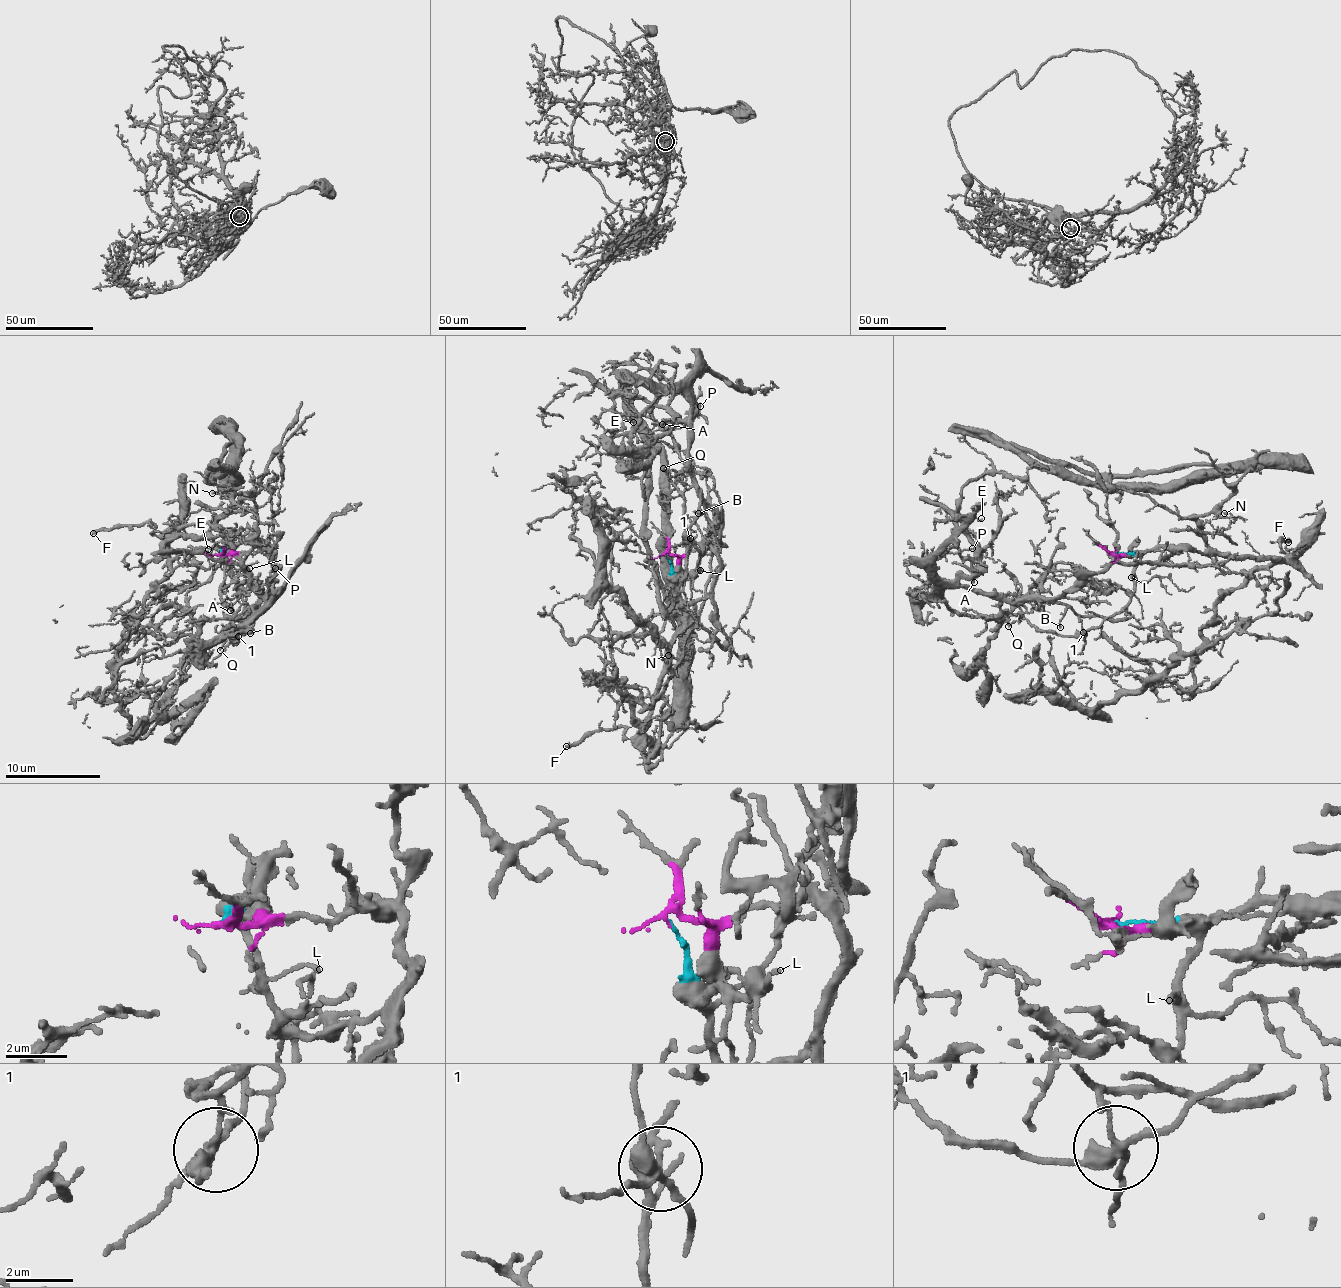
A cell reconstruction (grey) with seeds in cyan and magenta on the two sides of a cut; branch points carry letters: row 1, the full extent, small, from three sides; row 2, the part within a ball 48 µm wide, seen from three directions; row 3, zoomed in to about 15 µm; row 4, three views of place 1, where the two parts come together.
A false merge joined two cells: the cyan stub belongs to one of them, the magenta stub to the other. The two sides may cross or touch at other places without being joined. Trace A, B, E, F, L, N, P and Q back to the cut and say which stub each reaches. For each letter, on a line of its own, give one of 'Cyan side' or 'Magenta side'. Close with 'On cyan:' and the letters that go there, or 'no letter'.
A: Magenta side
B: Magenta side
E: Magenta side
F: Cyan side
L: Cyan side
N: Cyan side
P: Magenta side
Q: Cyan side
On cyan: F, L, N, Q

